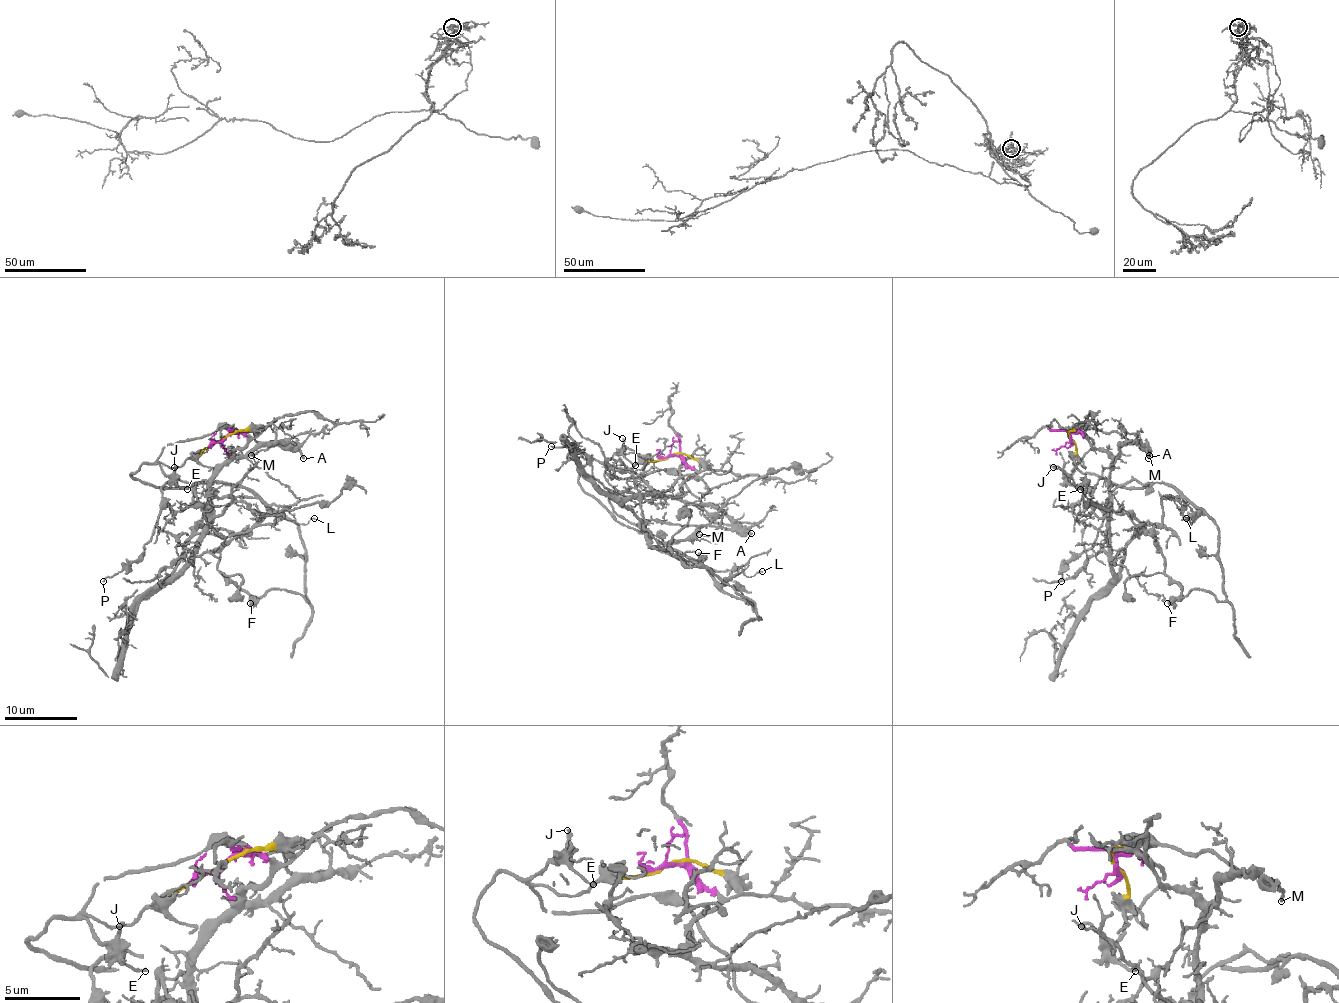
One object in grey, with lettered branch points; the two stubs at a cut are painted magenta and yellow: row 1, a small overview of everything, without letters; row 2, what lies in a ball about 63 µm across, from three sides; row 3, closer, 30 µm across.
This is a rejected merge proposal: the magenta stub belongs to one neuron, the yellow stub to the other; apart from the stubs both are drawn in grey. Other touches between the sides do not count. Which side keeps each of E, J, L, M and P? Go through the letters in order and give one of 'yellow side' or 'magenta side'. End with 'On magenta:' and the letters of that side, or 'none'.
E: yellow side
J: yellow side
L: magenta side
M: yellow side
P: yellow side
On magenta: L

